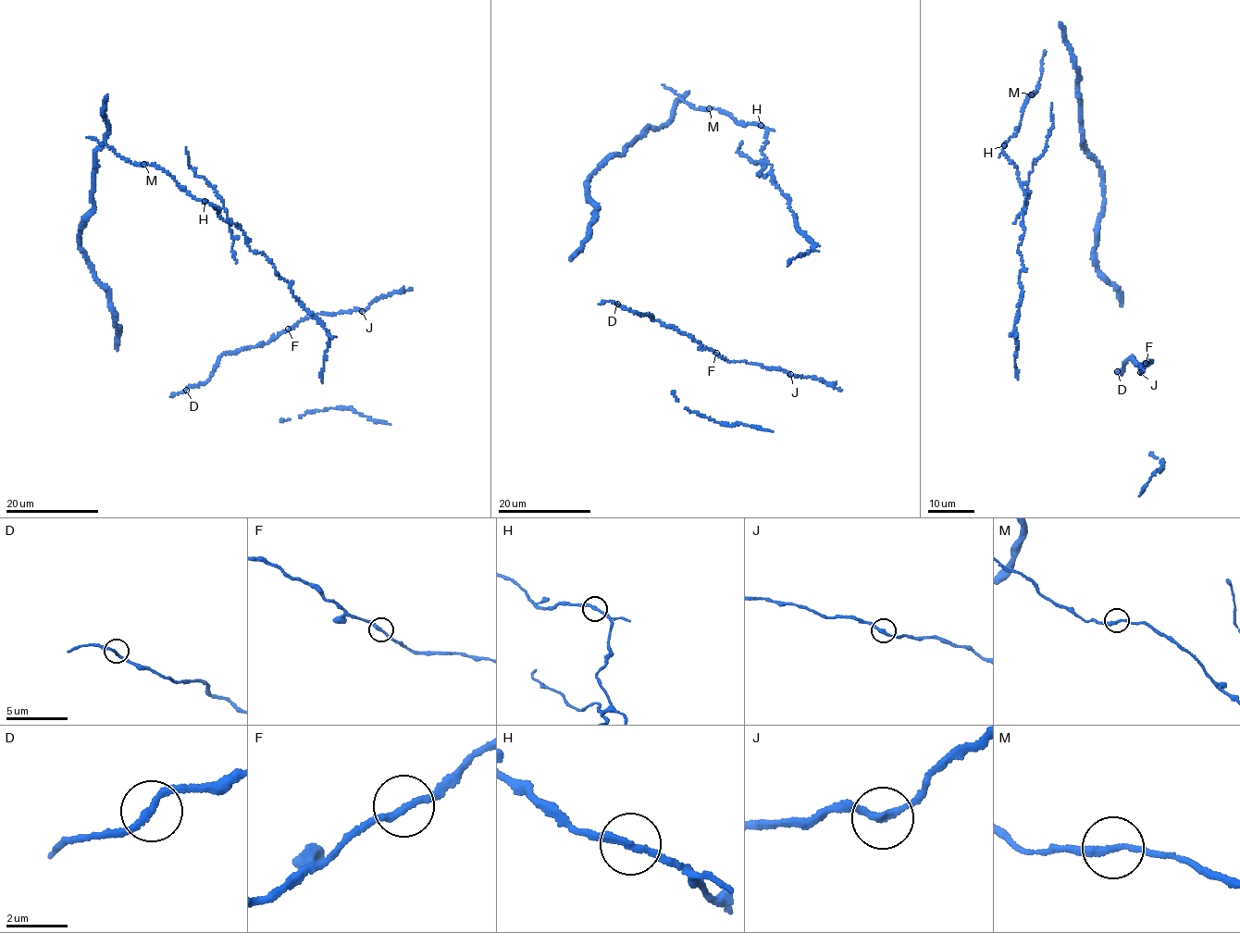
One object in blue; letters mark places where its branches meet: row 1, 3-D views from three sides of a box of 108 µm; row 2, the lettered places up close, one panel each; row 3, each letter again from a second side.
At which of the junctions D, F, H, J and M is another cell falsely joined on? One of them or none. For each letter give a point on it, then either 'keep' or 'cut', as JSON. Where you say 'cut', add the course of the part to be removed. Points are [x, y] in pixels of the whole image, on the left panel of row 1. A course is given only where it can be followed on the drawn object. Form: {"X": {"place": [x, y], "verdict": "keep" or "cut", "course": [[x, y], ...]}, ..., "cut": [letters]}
{"D": {"place": [186, 390], "verdict": "keep"}, "F": {"place": [288, 329], "verdict": "keep"}, "H": {"place": [204, 201], "verdict": "cut", "course": [[204, 201], [241, 229], [248, 246], [265, 255], [293, 297], [327, 329], [322, 383]]}, "J": {"place": [362, 311], "verdict": "keep"}, "M": {"place": [143, 164], "verdict": "keep"}, "cut": ["H"]}

